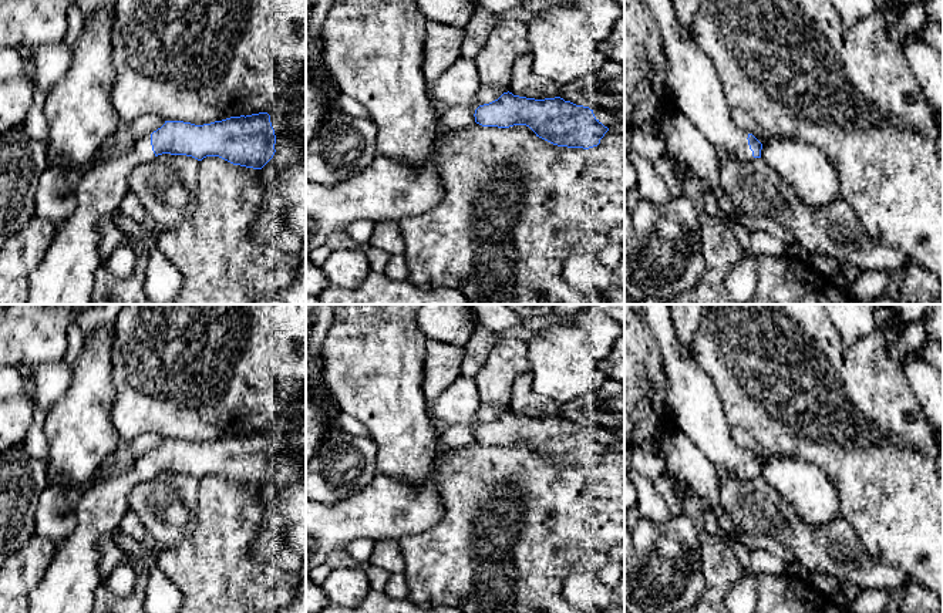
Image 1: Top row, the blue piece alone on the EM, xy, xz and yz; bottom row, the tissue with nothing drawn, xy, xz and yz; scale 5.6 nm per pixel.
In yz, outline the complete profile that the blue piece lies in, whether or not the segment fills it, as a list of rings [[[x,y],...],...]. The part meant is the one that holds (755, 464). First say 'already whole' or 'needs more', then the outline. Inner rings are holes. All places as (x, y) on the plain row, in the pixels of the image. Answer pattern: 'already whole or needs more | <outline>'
needs more | [[[643,304],[643,313],[659,344],[671,425],[704,452],[720,478],[732,475],[747,481],[761,476],[762,462],[732,441],[732,427],[714,381],[681,347],[670,304]]]

